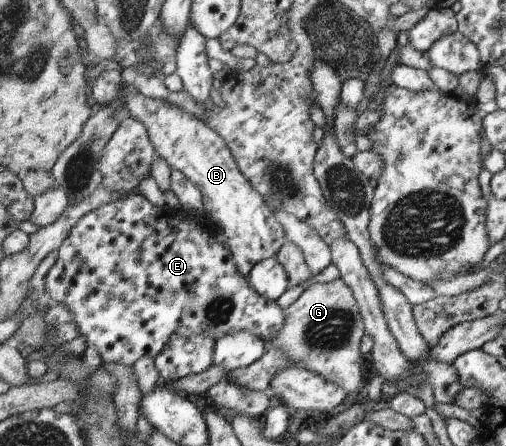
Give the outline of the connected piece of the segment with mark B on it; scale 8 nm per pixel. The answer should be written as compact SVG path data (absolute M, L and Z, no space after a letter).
M140 91L127 93L127 109L131 111L130 117L147 125L159 157L165 158L172 170L183 172L199 189L204 211L221 227L242 274L247 277L264 259L280 253L287 241L284 227L260 192L245 179L226 140L176 104L146 97Z

